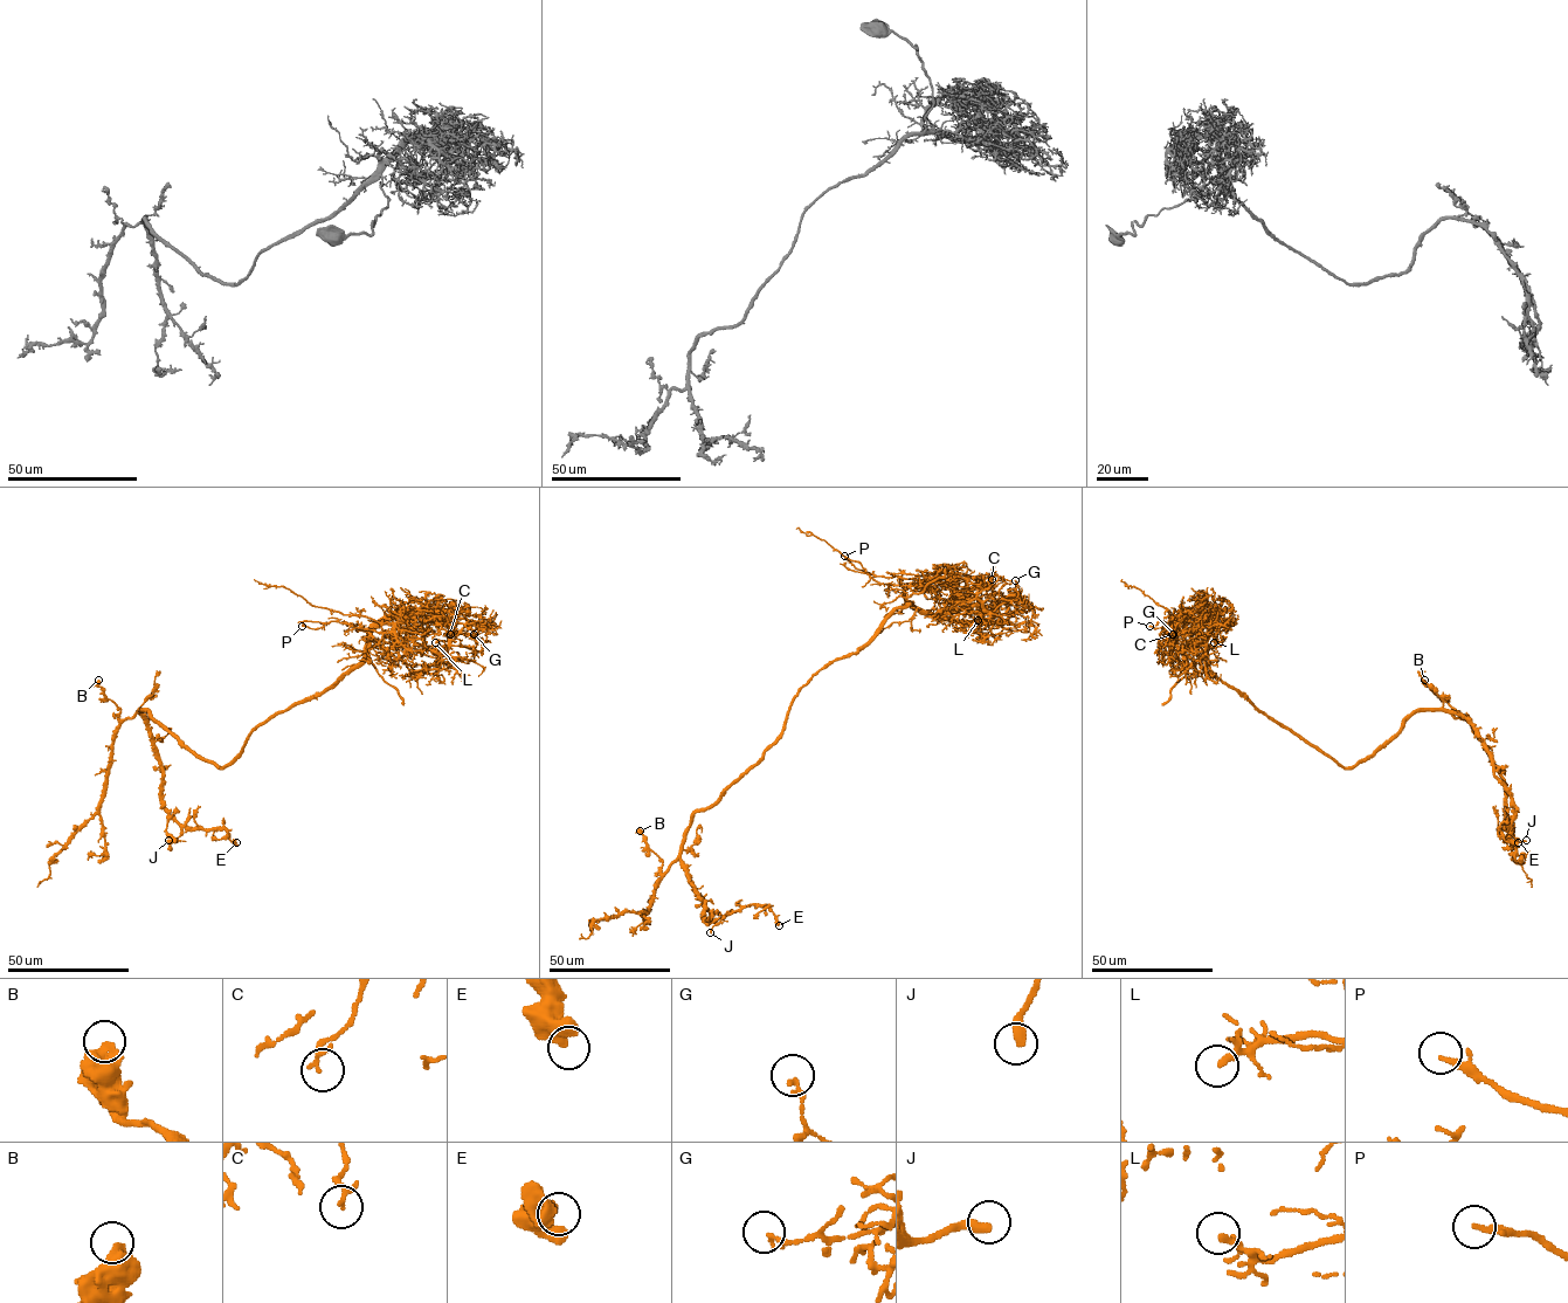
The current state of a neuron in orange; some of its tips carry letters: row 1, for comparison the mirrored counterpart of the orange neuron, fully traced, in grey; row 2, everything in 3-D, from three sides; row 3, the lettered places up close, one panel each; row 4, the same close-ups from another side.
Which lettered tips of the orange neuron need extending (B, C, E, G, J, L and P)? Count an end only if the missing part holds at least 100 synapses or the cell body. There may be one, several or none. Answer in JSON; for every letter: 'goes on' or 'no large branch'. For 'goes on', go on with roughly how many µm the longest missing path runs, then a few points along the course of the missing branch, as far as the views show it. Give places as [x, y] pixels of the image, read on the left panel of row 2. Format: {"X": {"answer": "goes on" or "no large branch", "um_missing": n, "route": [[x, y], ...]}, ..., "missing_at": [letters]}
{"B": {"answer": "no large branch"}, "C": {"answer": "no large branch"}, "E": {"answer": "no large branch"}, "G": {"answer": "no large branch"}, "J": {"answer": "no large branch"}, "L": {"answer": "no large branch"}, "P": {"answer": "no large branch"}, "missing_at": []}

